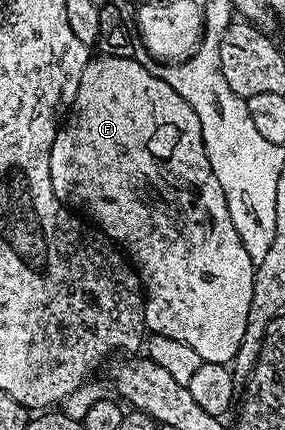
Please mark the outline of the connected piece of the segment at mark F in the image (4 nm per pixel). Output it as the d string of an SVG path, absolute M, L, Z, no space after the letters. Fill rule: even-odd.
M94 56L83 71L83 79L79 83L71 116L64 122L63 127L57 130L57 138L51 147L49 170L51 187L61 204L72 207L91 219L96 228L123 250L126 258L137 270L145 298L146 330L153 335L167 335L167 339L179 339L179 343L187 343L187 347L192 347L198 353L201 362L229 365L239 351L239 343L243 343L243 331L247 331L247 311L251 307L255 263L251 255L247 255L247 247L243 247L243 239L239 239L235 223L231 223L231 211L227 211L227 199L223 195L223 187L219 179L215 179L215 171L211 171L211 163L207 159L201 134L199 115L195 115L193 108L182 97L175 95L175 91L171 91L171 87L163 83L163 79L151 75L147 67L143 67L132 57Z

